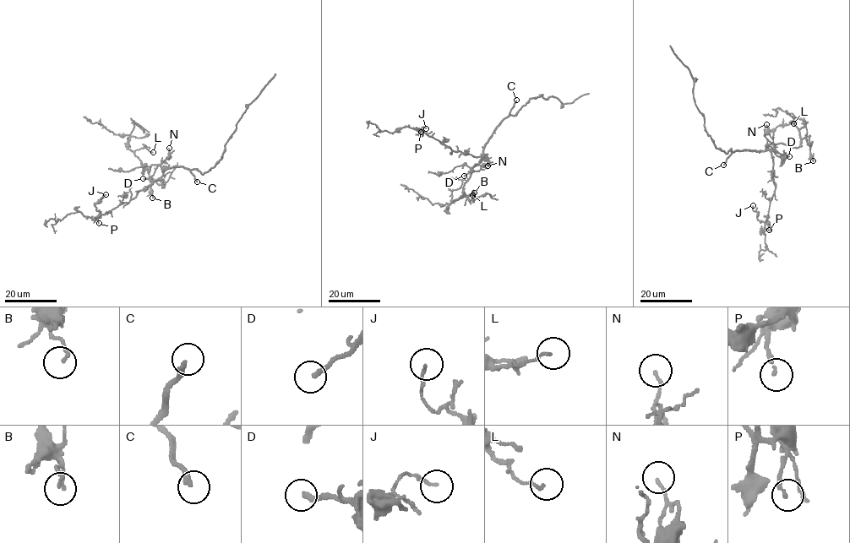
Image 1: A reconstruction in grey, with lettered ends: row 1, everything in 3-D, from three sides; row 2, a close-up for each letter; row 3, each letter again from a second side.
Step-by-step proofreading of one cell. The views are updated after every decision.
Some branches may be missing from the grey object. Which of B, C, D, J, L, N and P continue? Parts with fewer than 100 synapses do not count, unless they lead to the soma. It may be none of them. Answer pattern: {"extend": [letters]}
{"extend": ["C"]}

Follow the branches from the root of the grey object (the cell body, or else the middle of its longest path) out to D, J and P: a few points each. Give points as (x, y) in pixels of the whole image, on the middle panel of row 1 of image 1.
D: (489, 137), (478, 163), (464, 176)
J: (489, 137), (483, 156), (476, 157), (454, 151), (416, 128), (426, 128)
P: (489, 137), (482, 157), (454, 151), (425, 133), (421, 134), (421, 132)

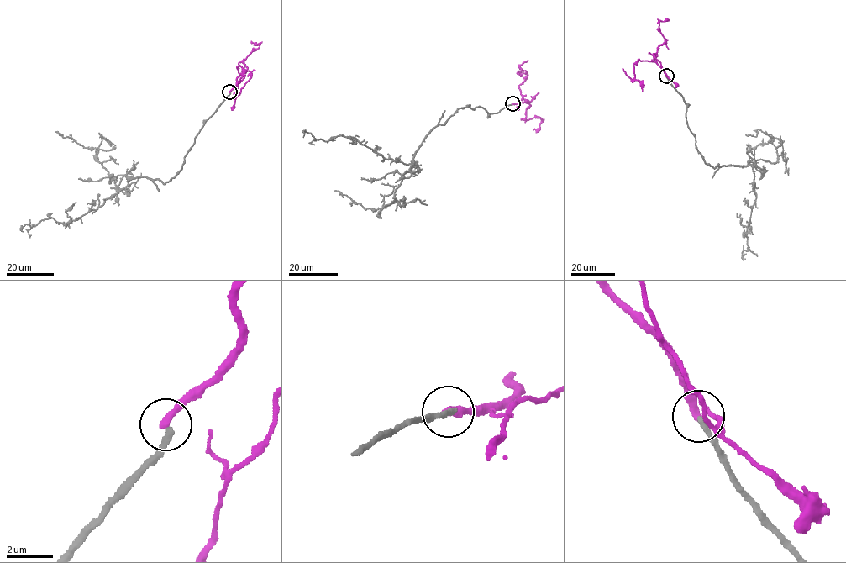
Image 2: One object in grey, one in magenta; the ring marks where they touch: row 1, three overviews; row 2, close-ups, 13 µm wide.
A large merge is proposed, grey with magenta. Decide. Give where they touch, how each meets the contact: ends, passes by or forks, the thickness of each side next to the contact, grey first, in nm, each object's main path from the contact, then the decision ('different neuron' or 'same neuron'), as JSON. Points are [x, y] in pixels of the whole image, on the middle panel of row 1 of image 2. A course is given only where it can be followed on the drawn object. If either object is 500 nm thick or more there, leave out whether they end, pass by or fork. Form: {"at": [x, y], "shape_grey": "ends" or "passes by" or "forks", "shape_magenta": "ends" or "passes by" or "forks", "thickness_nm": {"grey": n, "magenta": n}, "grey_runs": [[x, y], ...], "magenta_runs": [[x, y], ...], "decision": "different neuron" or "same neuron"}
{"at": [512, 103], "shape_grey": "ends", "shape_magenta": "ends", "thickness_nm": {"grey": 260, "magenta": 320}, "grey_runs": [[512, 103], [489, 114], [480, 106], [459, 108], [434, 127], [412, 165], [352, 139], [304, 133]], "magenta_runs": [[512, 103], [526, 100], [530, 106], [526, 109], [526, 119], [536, 117], [542, 118], [538, 128], [533, 129]], "decision": "different neuron"}

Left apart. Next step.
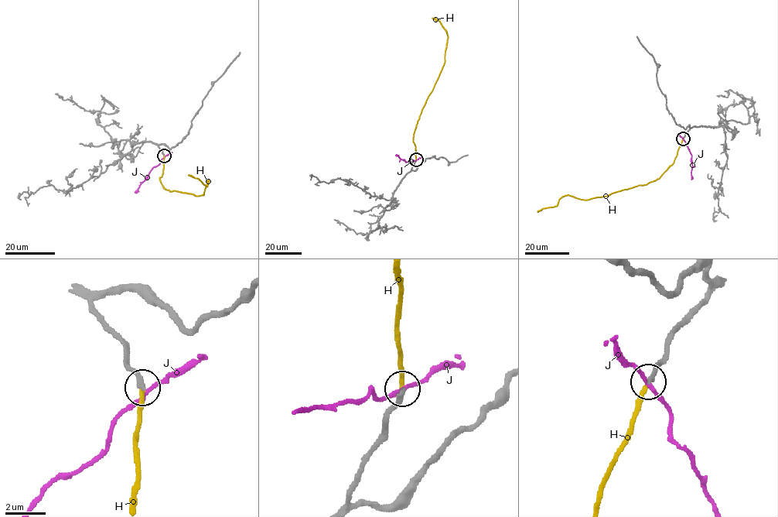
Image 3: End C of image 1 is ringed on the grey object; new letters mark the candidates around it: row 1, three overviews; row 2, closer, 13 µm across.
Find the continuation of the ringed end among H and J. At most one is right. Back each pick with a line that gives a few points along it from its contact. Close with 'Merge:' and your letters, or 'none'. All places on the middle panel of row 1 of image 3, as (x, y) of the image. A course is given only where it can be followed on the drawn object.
H: course (416, 159), (413, 139), (414, 128), (445, 62), (448, 35), (440, 22), (431, 18)
Merge: H

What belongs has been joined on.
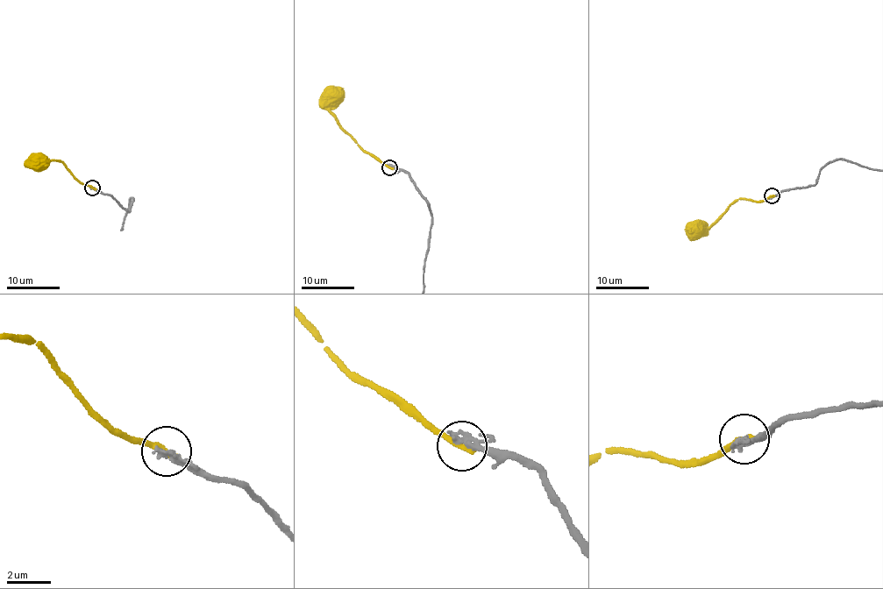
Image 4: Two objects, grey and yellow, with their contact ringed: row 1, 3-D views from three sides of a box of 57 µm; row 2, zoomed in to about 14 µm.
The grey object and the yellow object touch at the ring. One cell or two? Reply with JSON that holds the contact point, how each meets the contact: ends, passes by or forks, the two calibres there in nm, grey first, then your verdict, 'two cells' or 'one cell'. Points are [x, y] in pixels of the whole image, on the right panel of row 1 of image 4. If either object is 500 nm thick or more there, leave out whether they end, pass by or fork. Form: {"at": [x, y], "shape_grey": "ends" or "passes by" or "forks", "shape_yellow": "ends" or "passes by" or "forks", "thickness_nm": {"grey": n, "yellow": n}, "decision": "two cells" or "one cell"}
{"at": [772, 195], "shape_grey": "ends", "shape_yellow": "ends", "thickness_nm": {"grey": 280, "yellow": 360}, "decision": "two cells"}

